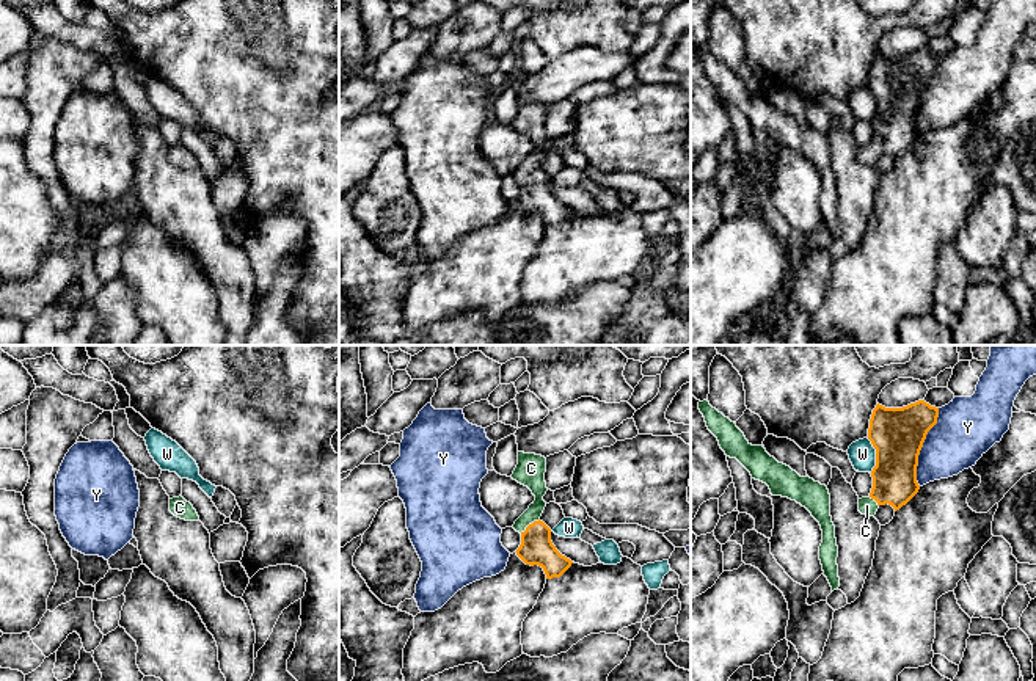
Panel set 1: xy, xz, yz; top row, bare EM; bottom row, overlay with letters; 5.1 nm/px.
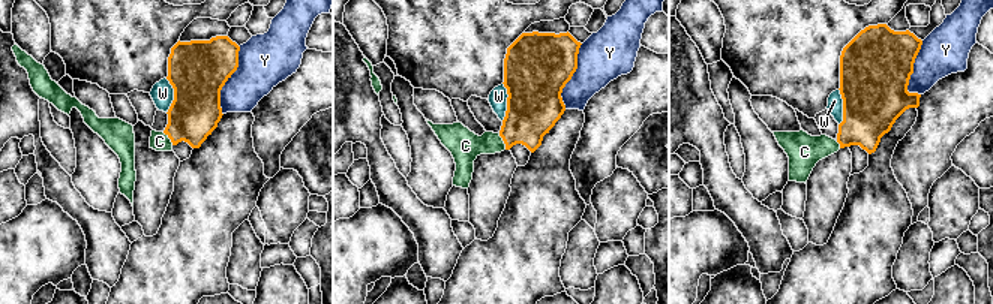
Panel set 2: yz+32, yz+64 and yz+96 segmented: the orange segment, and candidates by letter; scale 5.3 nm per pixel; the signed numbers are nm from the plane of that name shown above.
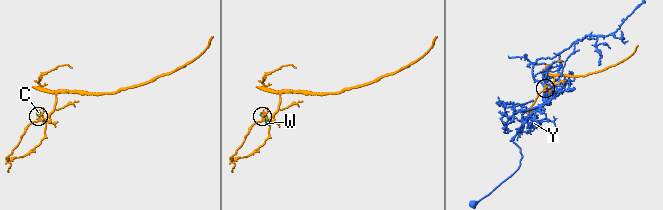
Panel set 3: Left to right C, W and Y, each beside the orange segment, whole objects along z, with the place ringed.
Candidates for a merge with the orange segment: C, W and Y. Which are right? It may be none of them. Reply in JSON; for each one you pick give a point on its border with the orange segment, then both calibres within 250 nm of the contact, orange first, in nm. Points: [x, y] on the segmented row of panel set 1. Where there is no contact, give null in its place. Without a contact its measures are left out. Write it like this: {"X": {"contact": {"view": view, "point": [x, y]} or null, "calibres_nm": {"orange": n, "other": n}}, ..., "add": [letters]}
{"C": {"contact": {"view": "xz", "point": [529, 524]}, "calibres_nm": {"orange": 170, "other": 130}}, "add": ["C"]}

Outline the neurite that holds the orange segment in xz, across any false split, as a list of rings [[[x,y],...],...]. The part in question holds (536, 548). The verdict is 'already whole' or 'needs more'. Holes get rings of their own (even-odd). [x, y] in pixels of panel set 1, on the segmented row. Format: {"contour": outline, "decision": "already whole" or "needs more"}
{"contour": [[[518,452],[518,464],[512,479],[527,486],[535,501],[515,521],[513,529],[521,534],[521,544],[516,555],[526,565],[543,568],[546,579],[560,577],[570,566],[571,560],[562,555],[551,541],[551,529],[540,519],[546,502],[546,458],[535,453]]], "decision": "needs more"}

